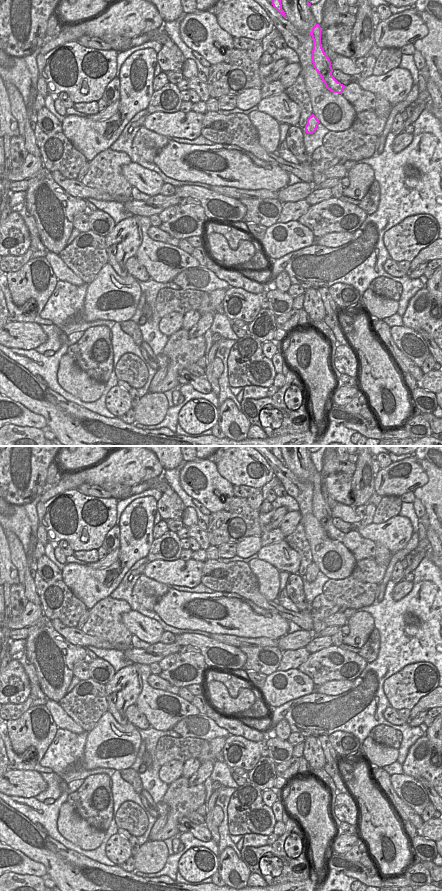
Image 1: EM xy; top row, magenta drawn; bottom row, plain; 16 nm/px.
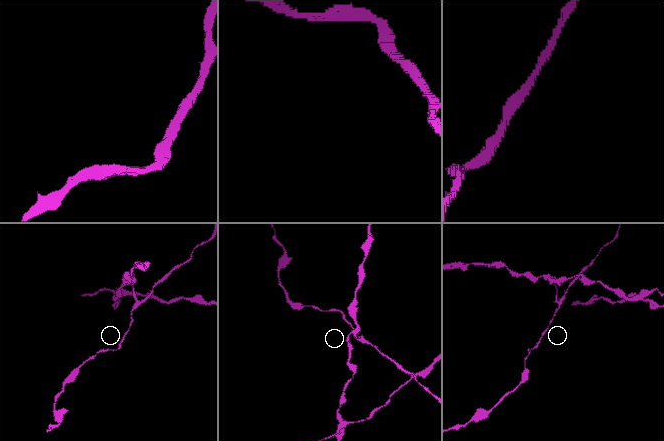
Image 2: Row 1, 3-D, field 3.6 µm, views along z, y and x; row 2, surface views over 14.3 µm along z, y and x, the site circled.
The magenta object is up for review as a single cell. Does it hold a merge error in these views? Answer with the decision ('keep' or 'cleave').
cleave

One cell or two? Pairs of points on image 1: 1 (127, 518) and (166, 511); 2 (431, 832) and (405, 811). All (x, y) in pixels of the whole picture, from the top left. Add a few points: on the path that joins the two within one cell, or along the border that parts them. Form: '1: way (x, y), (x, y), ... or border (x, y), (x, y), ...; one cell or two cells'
1: border (156, 501), (157, 510); two cells
2: border (423, 822), (422, 827), (418, 831); two cells

